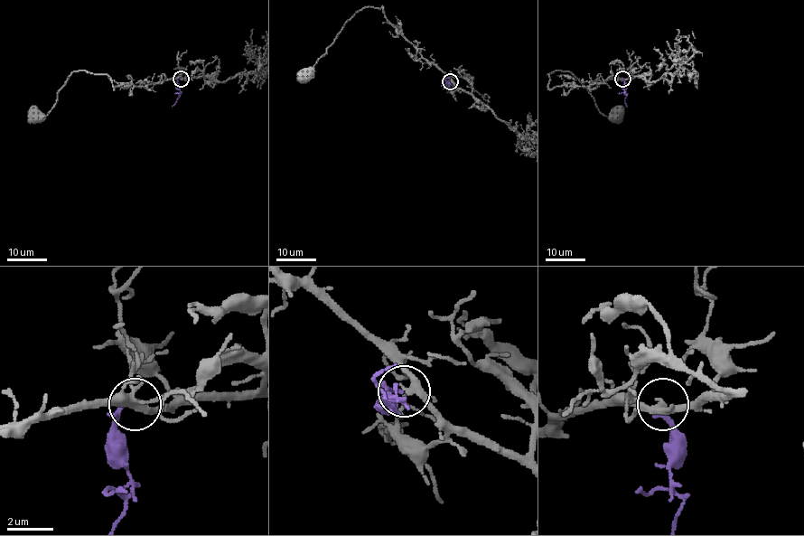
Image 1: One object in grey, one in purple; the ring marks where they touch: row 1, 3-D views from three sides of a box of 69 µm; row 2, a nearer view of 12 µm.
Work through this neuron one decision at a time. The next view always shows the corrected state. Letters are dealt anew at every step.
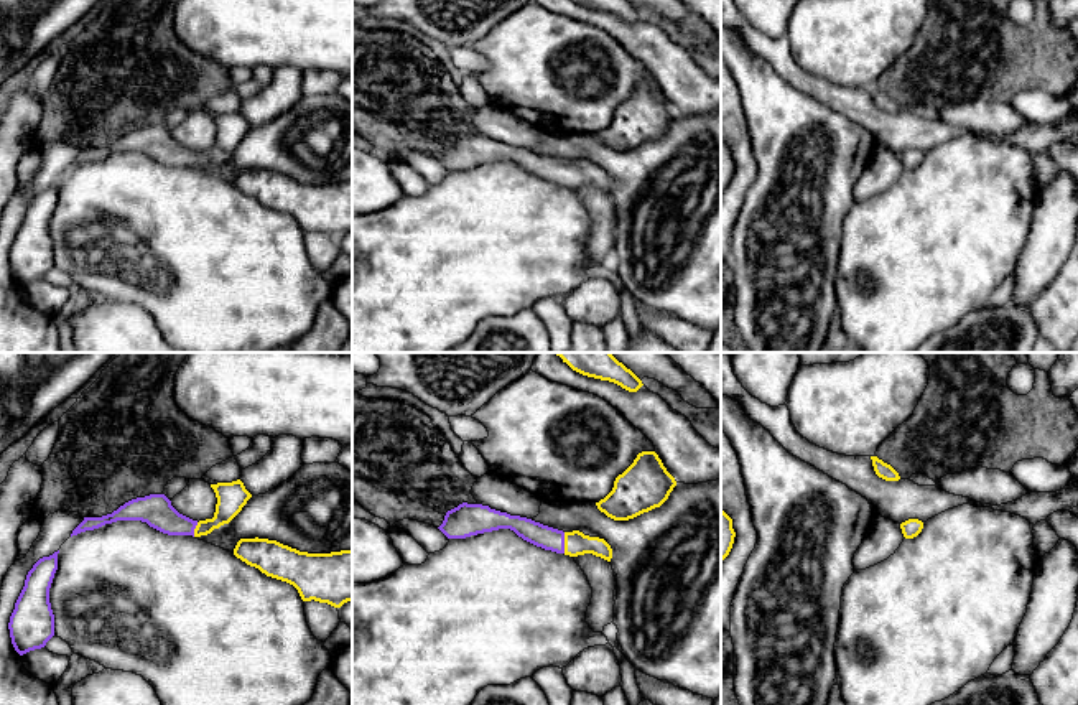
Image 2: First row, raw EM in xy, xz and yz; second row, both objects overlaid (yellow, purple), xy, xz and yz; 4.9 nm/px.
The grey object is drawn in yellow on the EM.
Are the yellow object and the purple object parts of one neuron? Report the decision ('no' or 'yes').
yes

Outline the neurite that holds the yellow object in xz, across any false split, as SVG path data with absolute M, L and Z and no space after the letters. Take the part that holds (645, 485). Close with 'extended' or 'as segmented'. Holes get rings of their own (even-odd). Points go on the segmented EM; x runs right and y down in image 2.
M642 451L616 478L612 491L596 502L597 509L614 521L629 521L660 507L676 486L655 451Z | as segmented

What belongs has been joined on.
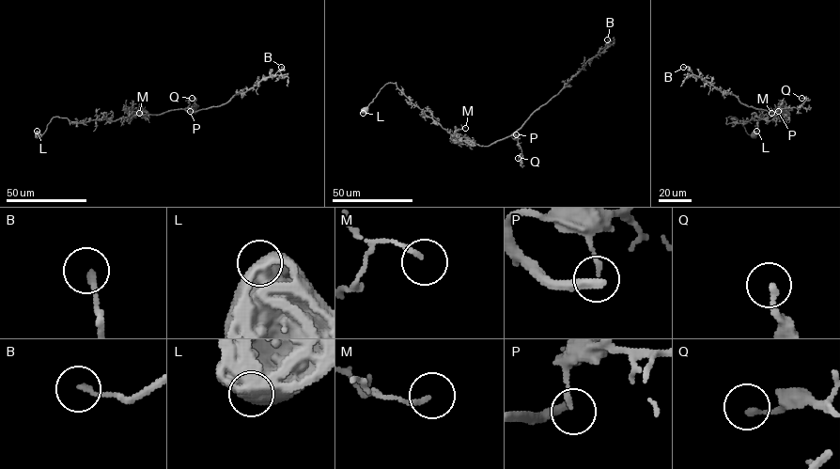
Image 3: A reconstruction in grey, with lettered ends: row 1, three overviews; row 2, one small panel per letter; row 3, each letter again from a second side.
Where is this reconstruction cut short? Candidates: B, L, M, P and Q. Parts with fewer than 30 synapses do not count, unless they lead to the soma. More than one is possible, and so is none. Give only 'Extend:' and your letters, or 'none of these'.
Extend: none of these

